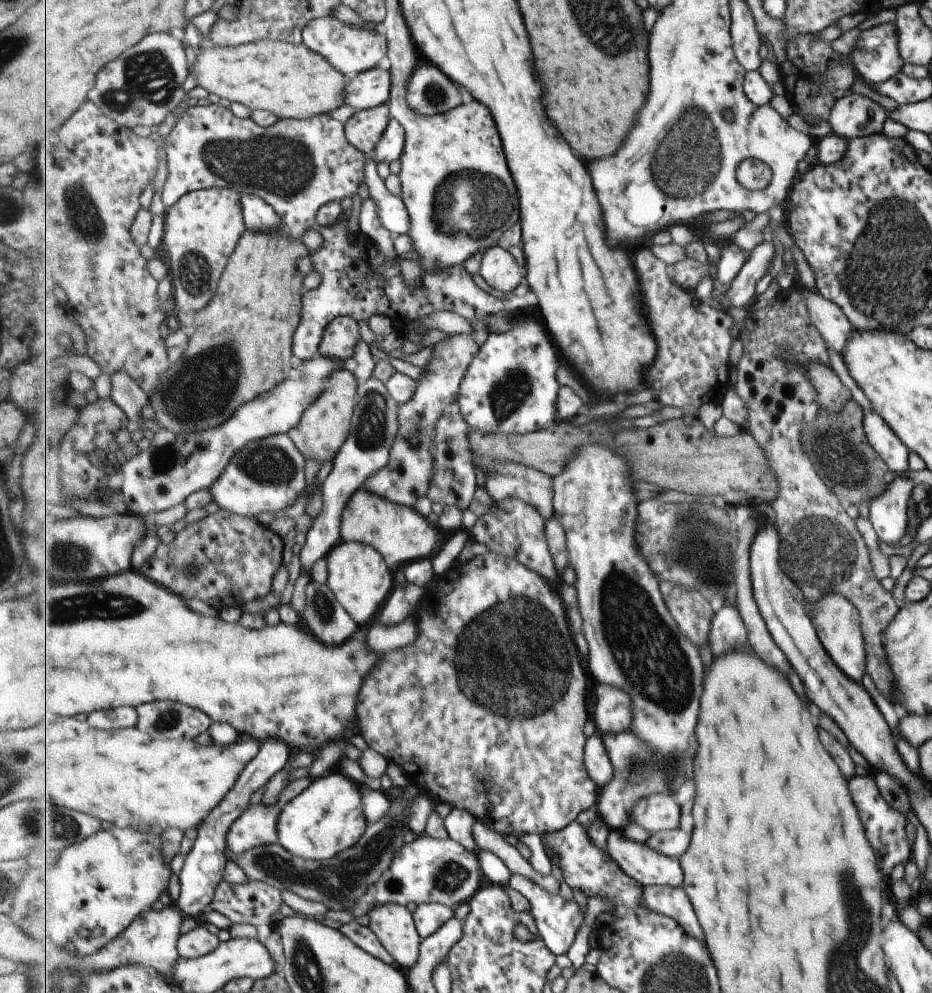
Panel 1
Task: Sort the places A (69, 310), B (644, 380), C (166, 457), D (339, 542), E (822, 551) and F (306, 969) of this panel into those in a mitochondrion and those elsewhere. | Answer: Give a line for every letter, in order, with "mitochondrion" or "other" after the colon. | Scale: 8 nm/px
A: other
B: other
C: mitochondrion
D: other
E: mitochondrion
F: mitochondrion

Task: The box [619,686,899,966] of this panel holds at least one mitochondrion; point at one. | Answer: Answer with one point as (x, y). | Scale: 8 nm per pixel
(671, 764)

